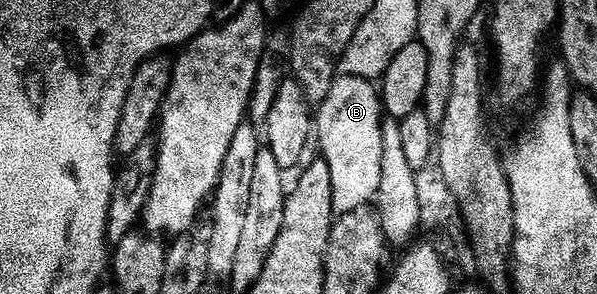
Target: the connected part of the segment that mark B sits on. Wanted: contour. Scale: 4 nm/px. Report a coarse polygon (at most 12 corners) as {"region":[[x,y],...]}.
{"region":[[338,76],[315,113],[333,212],[370,204],[383,163],[383,102]]}

